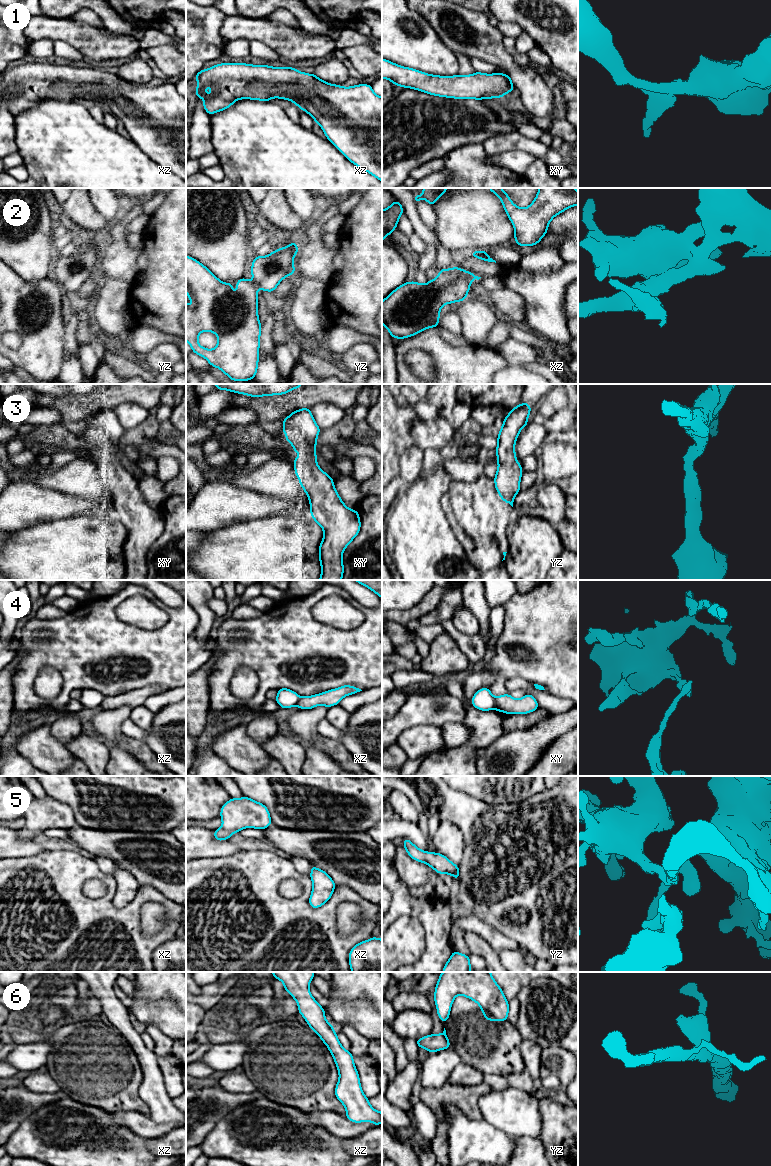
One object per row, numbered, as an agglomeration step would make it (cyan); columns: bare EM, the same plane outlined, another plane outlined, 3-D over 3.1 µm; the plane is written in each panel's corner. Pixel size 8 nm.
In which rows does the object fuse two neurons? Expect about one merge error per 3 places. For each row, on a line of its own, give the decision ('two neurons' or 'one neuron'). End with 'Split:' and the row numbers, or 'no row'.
1: one neuron
2: one neuron
3: one neuron
4: two neurons
5: one neuron
6: one neuron
Split: 4

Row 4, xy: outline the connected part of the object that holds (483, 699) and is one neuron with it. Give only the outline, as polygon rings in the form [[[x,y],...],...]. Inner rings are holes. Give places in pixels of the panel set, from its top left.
[[[481,688],[472,697],[471,704],[481,711],[489,711],[495,709],[495,697],[489,688]]]

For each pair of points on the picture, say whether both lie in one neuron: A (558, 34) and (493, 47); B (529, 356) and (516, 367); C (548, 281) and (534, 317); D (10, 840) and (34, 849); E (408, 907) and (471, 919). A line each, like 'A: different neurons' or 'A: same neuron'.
A: different neurons
B: same neuron
C: same neuron
D: same neuron
E: different neurons

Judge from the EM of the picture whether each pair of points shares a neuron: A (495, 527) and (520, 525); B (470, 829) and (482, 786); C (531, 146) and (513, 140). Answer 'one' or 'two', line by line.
A: two
B: two
C: one

